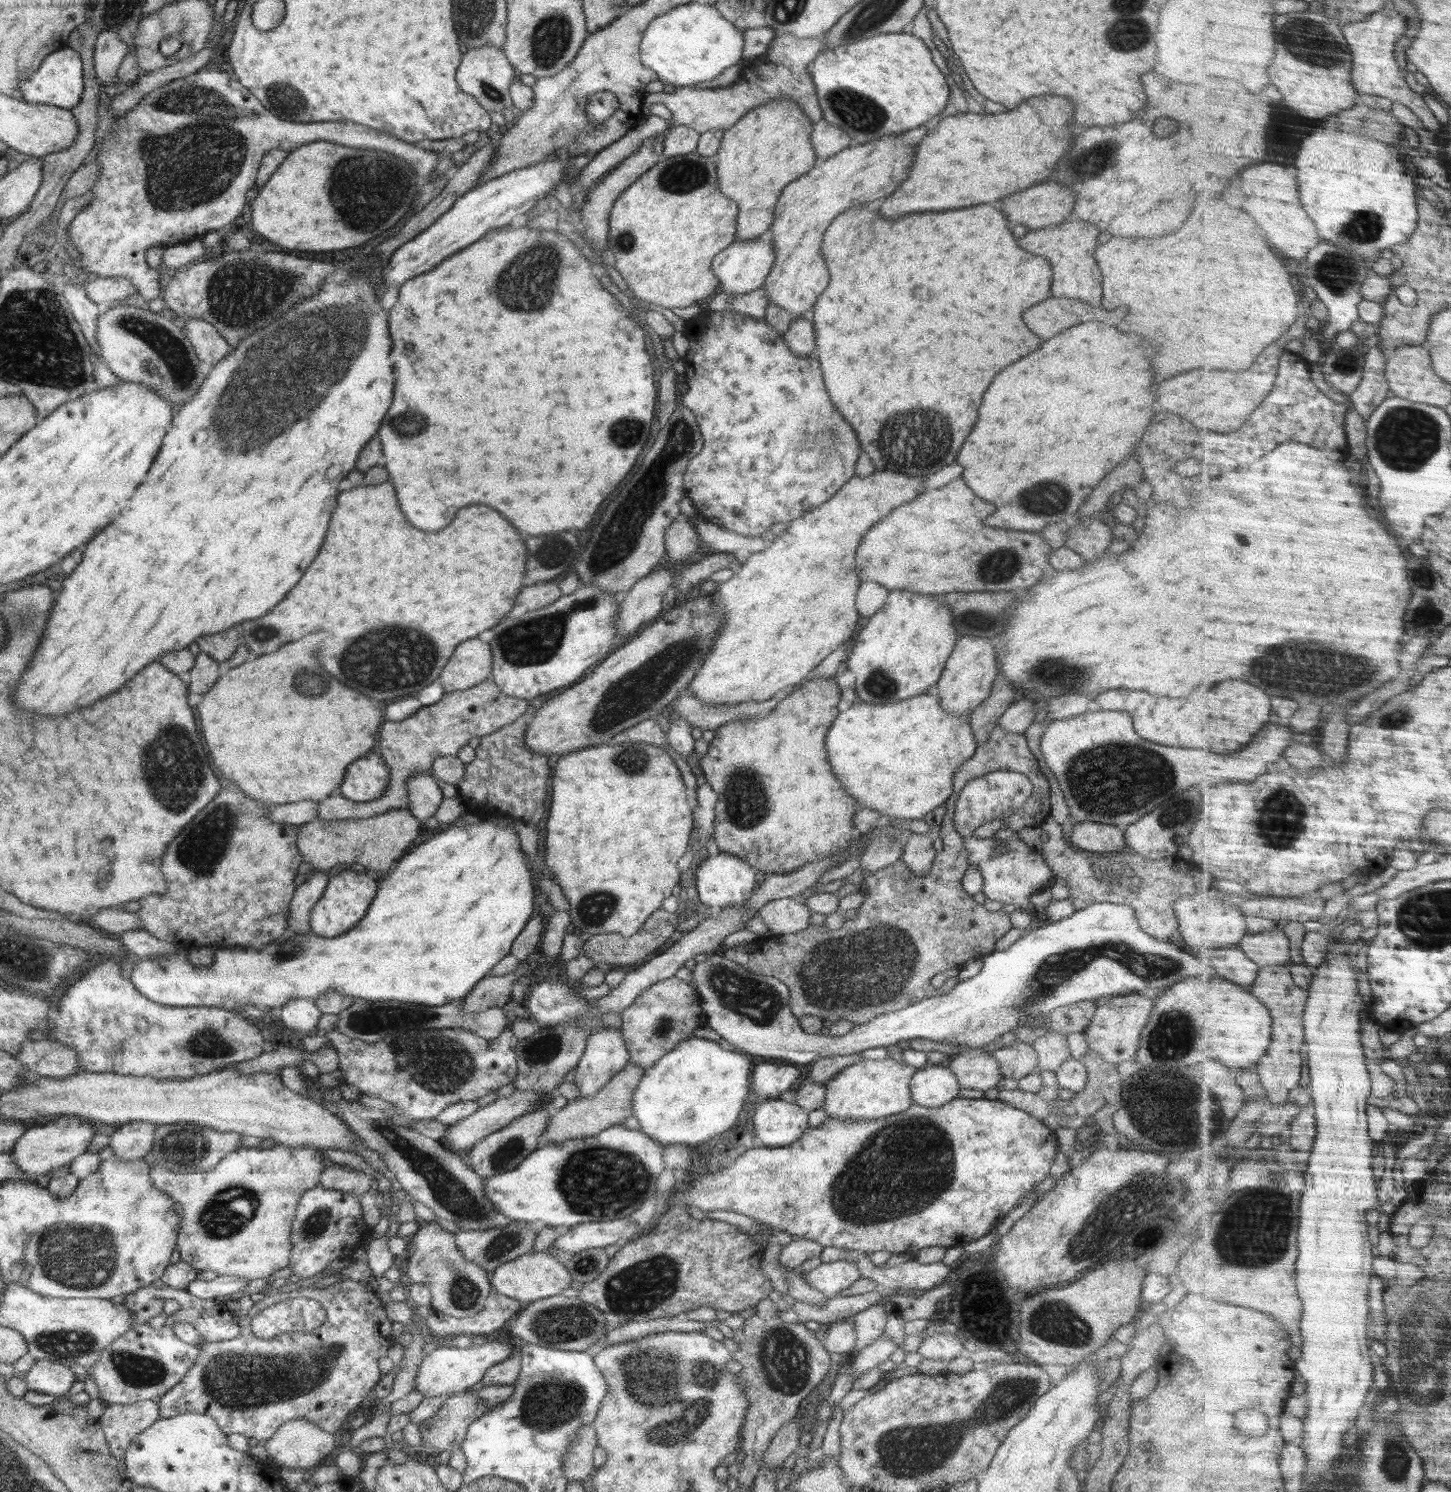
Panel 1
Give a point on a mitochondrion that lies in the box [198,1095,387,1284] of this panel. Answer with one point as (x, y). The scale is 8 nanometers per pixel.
(314, 1225)

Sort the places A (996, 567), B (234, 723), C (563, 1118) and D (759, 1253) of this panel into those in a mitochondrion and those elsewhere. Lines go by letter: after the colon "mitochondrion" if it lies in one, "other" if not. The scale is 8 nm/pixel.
A: mitochondrion
B: other
C: other
D: other

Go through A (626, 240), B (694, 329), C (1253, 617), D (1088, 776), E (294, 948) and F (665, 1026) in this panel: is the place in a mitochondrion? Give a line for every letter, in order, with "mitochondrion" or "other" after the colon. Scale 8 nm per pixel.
A: mitochondrion
B: other
C: other
D: mitochondrion
E: mitochondrion
F: mitochondrion

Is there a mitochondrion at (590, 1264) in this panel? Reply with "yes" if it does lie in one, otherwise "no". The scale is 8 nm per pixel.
yes

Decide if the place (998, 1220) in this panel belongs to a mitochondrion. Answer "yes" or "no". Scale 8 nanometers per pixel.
no

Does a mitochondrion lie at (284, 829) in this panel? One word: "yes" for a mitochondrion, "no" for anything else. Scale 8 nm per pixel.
no

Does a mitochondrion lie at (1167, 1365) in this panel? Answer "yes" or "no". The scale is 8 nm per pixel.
no

